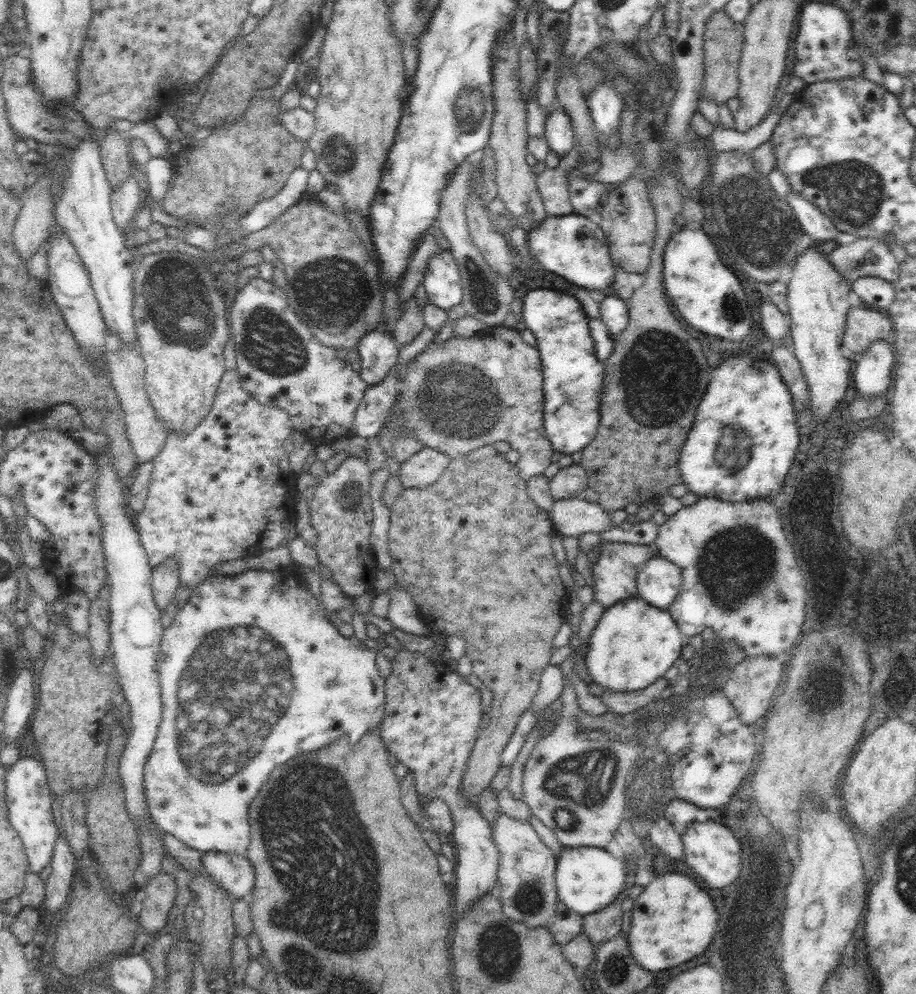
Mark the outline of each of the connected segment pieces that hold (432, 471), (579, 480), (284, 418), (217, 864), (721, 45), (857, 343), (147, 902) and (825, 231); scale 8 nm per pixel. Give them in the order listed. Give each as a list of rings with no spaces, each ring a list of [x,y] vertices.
[[[423,447],[394,470],[404,489],[433,485],[441,476],[451,459],[444,450]]]
[[[578,463],[560,468],[558,473],[549,480],[549,489],[554,500],[571,499],[583,496],[588,487],[588,475],[584,467]]]
[[[237,369],[225,371],[208,417],[191,434],[182,435],[177,434],[177,432],[169,432],[166,440],[164,440],[162,450],[151,460],[153,462],[153,469],[148,494],[144,508],[142,512],[137,513],[134,523],[136,524],[139,539],[147,552],[152,570],[156,569],[159,564],[162,564],[164,559],[175,556],[177,565],[180,567],[178,568],[180,572],[180,585],[194,590],[208,576],[218,574],[216,566],[220,563],[236,560],[237,558],[245,559],[247,557],[255,560],[264,550],[277,550],[276,548],[280,548],[279,546],[286,542],[289,545],[299,534],[299,531],[296,529],[297,515],[295,510],[295,505],[300,497],[300,490],[296,487],[299,474],[295,473],[290,467],[288,461],[289,453],[284,450],[284,442],[286,442],[286,438],[291,436],[293,431],[292,419],[290,419],[288,412],[278,407],[267,407],[260,404],[252,395],[249,395],[247,390],[242,388]]]
[[[207,852],[201,857],[202,867],[232,898],[252,902],[255,870],[247,855]]]
[[[725,8],[713,12],[709,20],[706,21],[705,37],[703,38],[705,74],[700,102],[702,97],[706,97],[714,99],[715,103],[719,105],[737,96],[740,86],[738,69],[743,47],[744,29],[744,24],[731,20]]]
[[[860,301],[858,305],[849,307],[843,345],[848,350],[854,352],[855,356],[859,356],[865,351],[868,351],[870,345],[876,341],[893,342],[893,333],[893,324],[886,312],[876,308],[870,308],[870,306]]]
[[[161,870],[144,884],[146,898],[142,902],[138,921],[153,937],[166,924],[168,912],[172,910],[178,895],[174,880],[173,875],[168,875]]]
[[[797,192],[788,193],[787,203],[795,212],[800,228],[815,241],[839,242],[839,231],[832,221],[815,205],[802,198]]]

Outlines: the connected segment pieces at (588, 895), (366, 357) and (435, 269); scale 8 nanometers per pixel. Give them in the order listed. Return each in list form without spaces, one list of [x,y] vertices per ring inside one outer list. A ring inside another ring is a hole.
[[[563,846],[555,866],[559,900],[583,917],[606,908],[626,890],[627,870],[624,861],[599,846]]]
[[[382,322],[374,327],[368,336],[358,344],[358,354],[362,360],[360,376],[366,384],[375,385],[383,381],[398,358],[398,348],[392,340],[392,328],[386,328]]]
[[[441,249],[429,260],[423,284],[428,301],[446,313],[461,304],[462,277],[451,250]]]

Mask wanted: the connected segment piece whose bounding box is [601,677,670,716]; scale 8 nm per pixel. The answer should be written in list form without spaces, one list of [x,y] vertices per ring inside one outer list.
[[[660,677],[654,684],[634,692],[612,692],[606,688],[601,699],[609,712],[622,716],[646,706],[652,700],[660,699],[660,694],[666,690],[669,683],[670,680]]]

